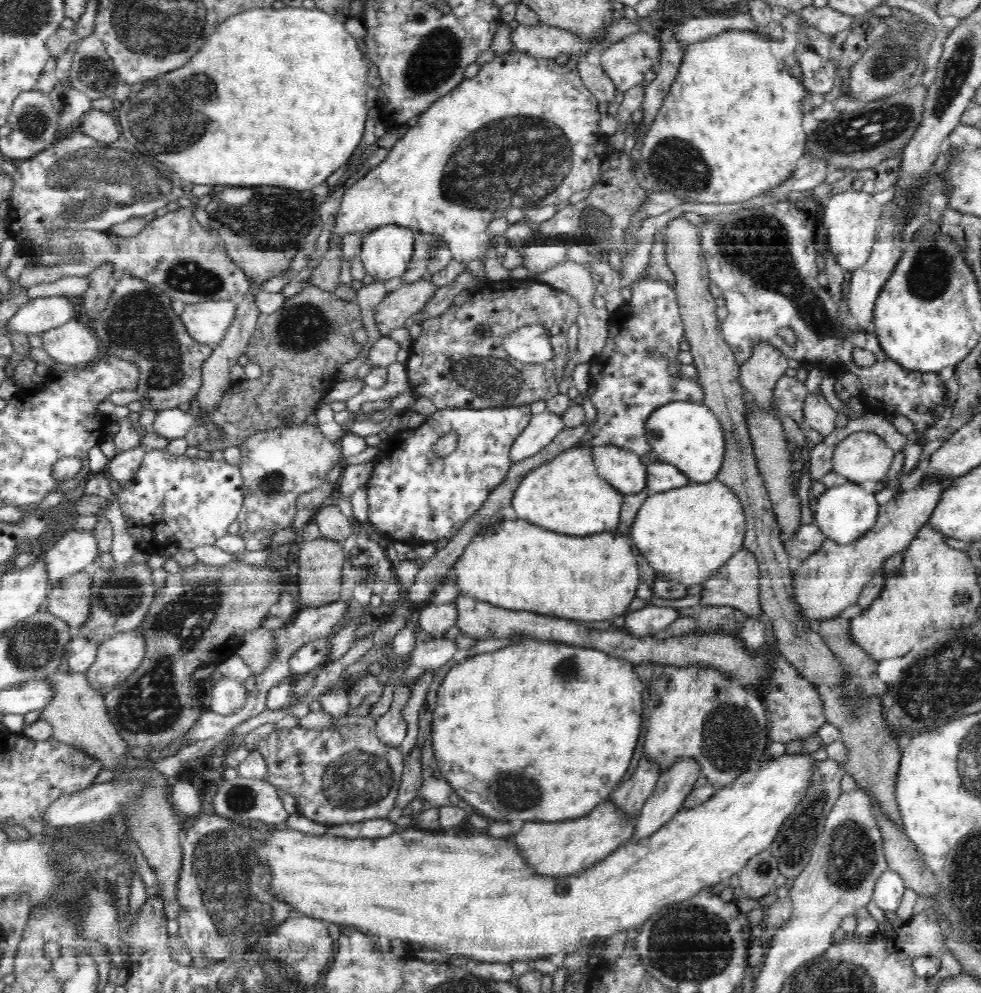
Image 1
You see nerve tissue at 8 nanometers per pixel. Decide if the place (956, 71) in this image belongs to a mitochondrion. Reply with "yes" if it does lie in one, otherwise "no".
yes

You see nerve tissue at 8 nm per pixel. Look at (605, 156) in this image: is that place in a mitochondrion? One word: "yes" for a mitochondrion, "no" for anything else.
no

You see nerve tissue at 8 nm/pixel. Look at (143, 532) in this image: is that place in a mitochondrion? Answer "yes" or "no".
no

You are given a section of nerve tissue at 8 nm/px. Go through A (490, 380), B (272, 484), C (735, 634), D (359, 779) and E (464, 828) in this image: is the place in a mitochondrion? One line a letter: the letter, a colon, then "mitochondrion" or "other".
A: mitochondrion
B: mitochondrion
C: other
D: mitochondrion
E: other

